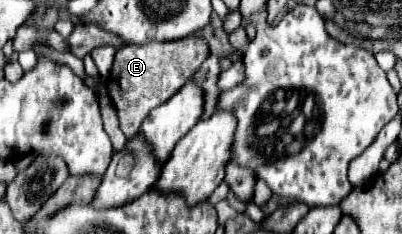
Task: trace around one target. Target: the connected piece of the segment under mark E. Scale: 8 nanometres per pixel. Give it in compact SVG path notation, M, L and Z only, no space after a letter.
M186 36L168 42L146 42L120 48L114 56L114 66L110 70L108 92L118 110L120 130L130 140L138 134L138 128L146 114L166 102L178 88L182 88L190 74L198 70L198 66L208 58L208 44L200 36Z

